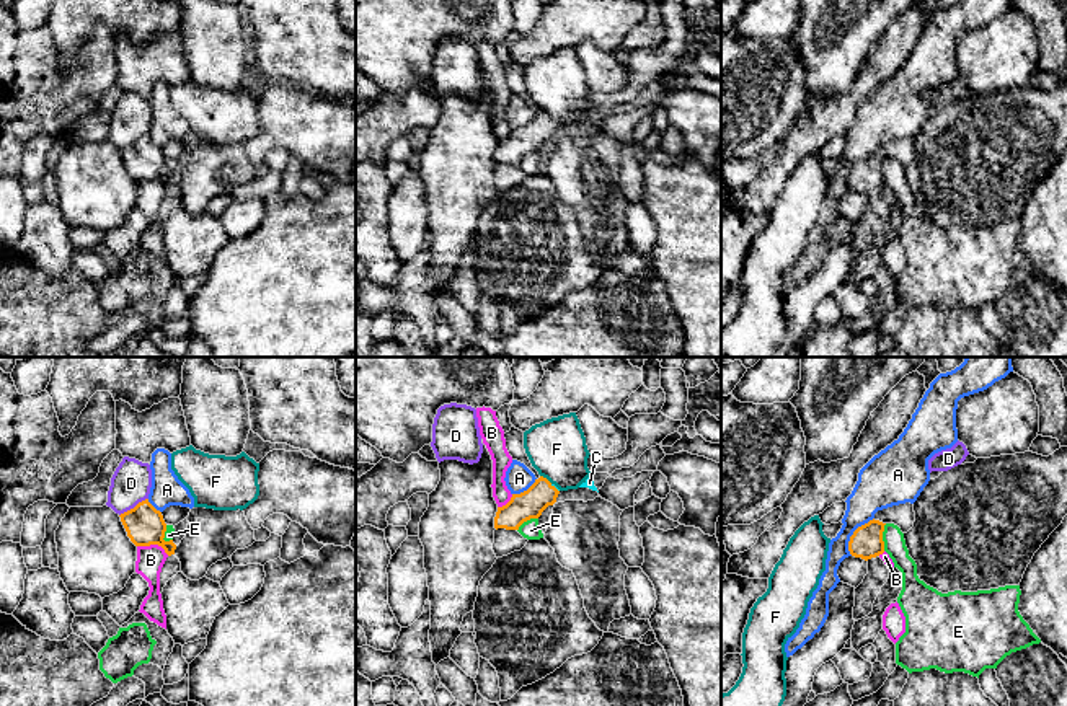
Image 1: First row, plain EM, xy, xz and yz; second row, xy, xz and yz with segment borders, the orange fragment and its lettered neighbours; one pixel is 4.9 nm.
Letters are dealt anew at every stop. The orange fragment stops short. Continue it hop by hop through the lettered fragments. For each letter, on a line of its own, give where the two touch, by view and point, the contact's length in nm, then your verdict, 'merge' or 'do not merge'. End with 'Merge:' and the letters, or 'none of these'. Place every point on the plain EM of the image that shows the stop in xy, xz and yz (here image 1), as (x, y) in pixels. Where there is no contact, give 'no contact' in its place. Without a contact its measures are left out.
A: yz (854, 168) | 220 nm | do not merge
B: xy (154, 178) | 170 nm | do not merge
C: xz (555, 123) | 60 nm | merge
D: xy (134, 142) | 170 nm | do not merge
E: yz (881, 172) | 140 nm | do not merge
F: xz (545, 113) | 80 nm | do not merge
Merge: C

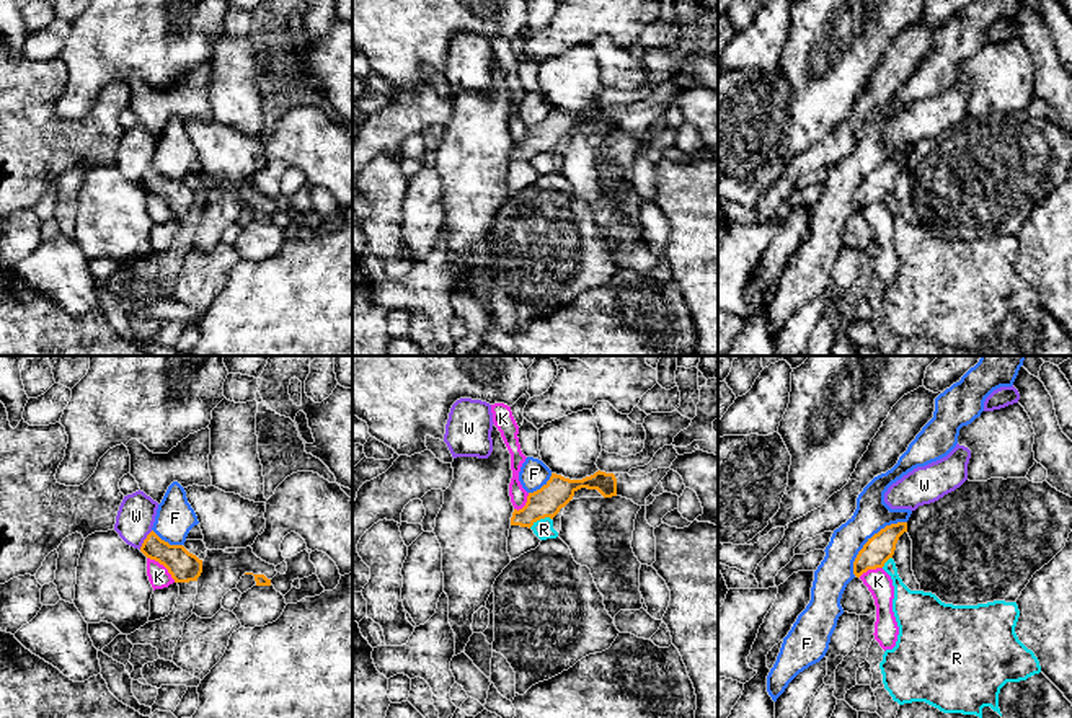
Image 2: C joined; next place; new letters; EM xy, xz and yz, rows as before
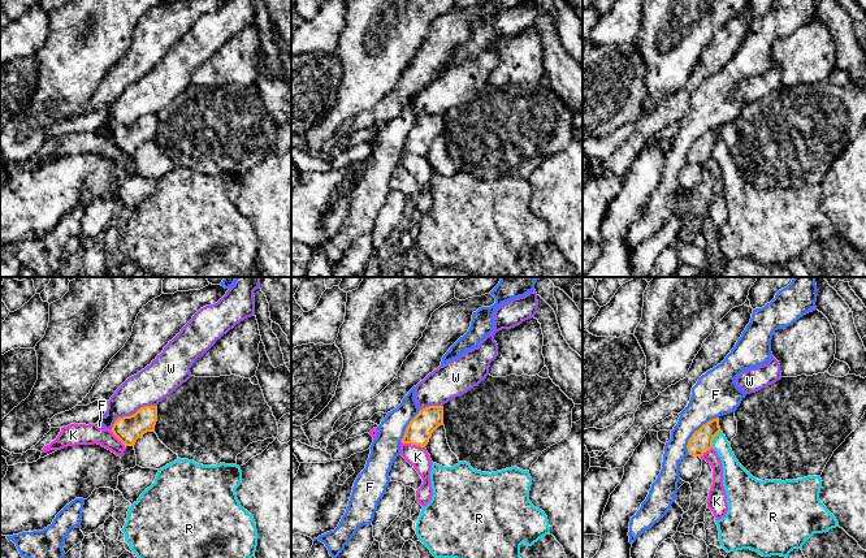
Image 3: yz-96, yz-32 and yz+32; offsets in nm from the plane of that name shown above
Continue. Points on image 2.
F: yz (870, 173) | 380 nm | do not merge
K: xy (163, 199) | 190 nm | do not merge
R: xz (539, 154) | 120 nm | do not merge
W: xy (144, 175) | 120 nm | do not merge
Merge: none of these

